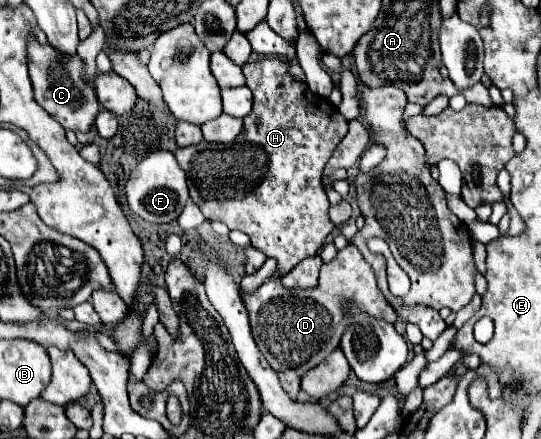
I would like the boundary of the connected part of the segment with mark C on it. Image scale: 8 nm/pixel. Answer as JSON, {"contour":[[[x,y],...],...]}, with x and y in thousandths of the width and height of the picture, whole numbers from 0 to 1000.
{"contour":[[[65,82],[54,87],[54,173],[65,205],[65,232],[98,264],[116,292],[128,292],[135,301],[157,301],[172,287],[179,260],[183,260],[183,232],[172,205],[168,187],[157,187],[150,178],[153,141],[146,128],[124,132],[113,128],[102,109],[91,100],[76,105]]]}

